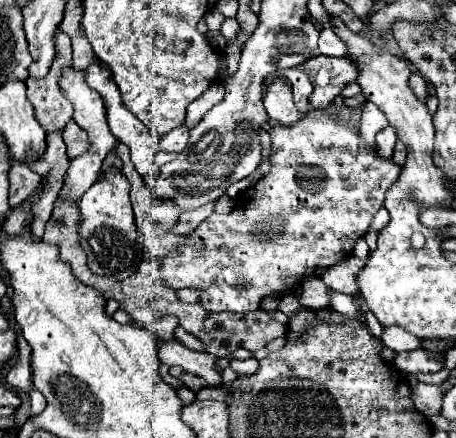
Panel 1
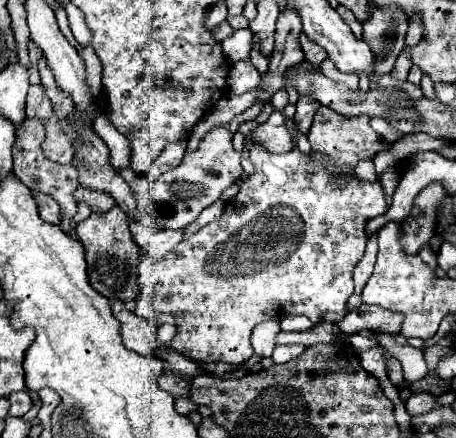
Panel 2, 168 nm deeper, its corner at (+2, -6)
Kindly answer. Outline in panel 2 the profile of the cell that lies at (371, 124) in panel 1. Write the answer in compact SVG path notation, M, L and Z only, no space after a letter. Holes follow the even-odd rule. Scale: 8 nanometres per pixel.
M362 158L356 168L354 174L362 180L376 180L376 170L374 170L374 160L372 158Z

